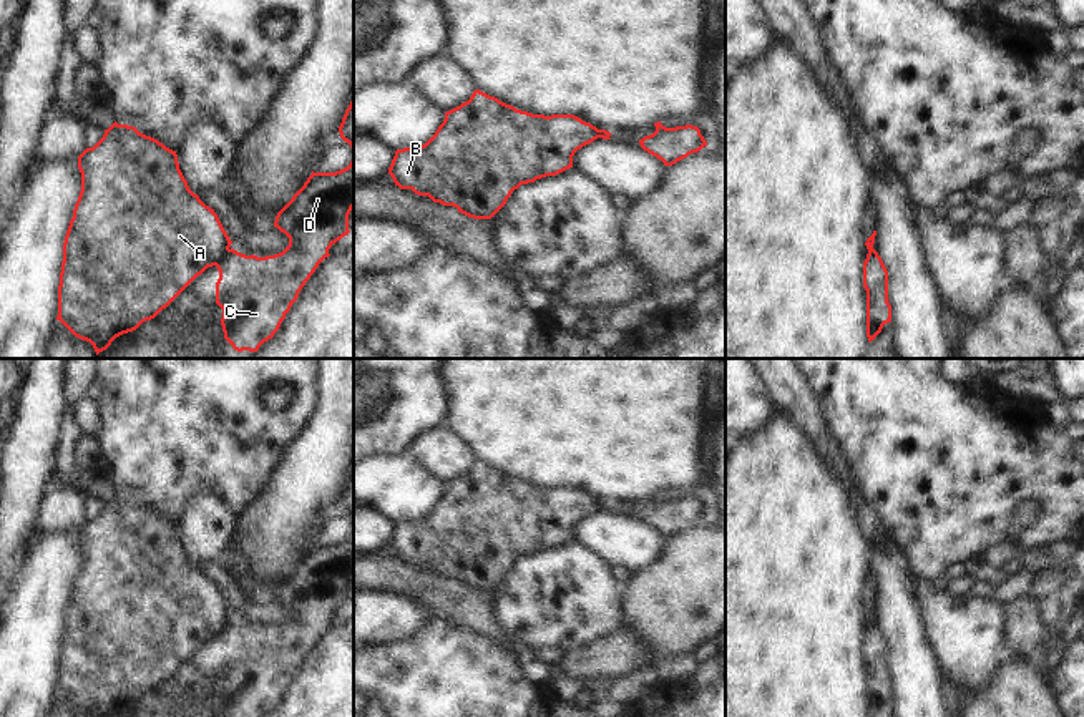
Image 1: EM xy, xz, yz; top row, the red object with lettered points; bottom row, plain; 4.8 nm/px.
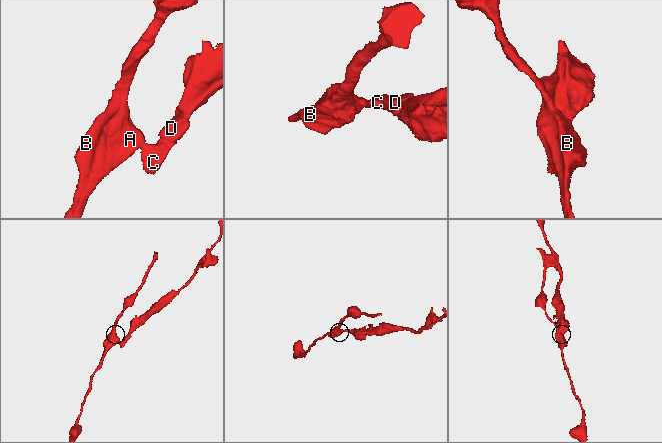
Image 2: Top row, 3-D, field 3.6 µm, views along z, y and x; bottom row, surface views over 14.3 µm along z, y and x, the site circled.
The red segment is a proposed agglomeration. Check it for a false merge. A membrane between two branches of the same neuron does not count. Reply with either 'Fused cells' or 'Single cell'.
Fused cells

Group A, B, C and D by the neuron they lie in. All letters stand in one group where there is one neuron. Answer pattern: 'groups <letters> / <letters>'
groups A B / C D

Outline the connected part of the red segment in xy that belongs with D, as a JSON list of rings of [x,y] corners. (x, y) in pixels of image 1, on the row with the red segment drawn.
[[[354,158],[347,168],[335,173],[312,171],[304,186],[277,212],[274,227],[289,237],[289,246],[282,252],[257,257],[229,249],[221,257],[216,264],[219,271],[216,304],[222,309],[224,339],[234,350],[257,352],[264,342],[274,337],[305,282],[330,256],[329,249],[350,232],[349,214],[352,209]]]

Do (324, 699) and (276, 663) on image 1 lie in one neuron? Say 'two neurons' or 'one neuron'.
two neurons

